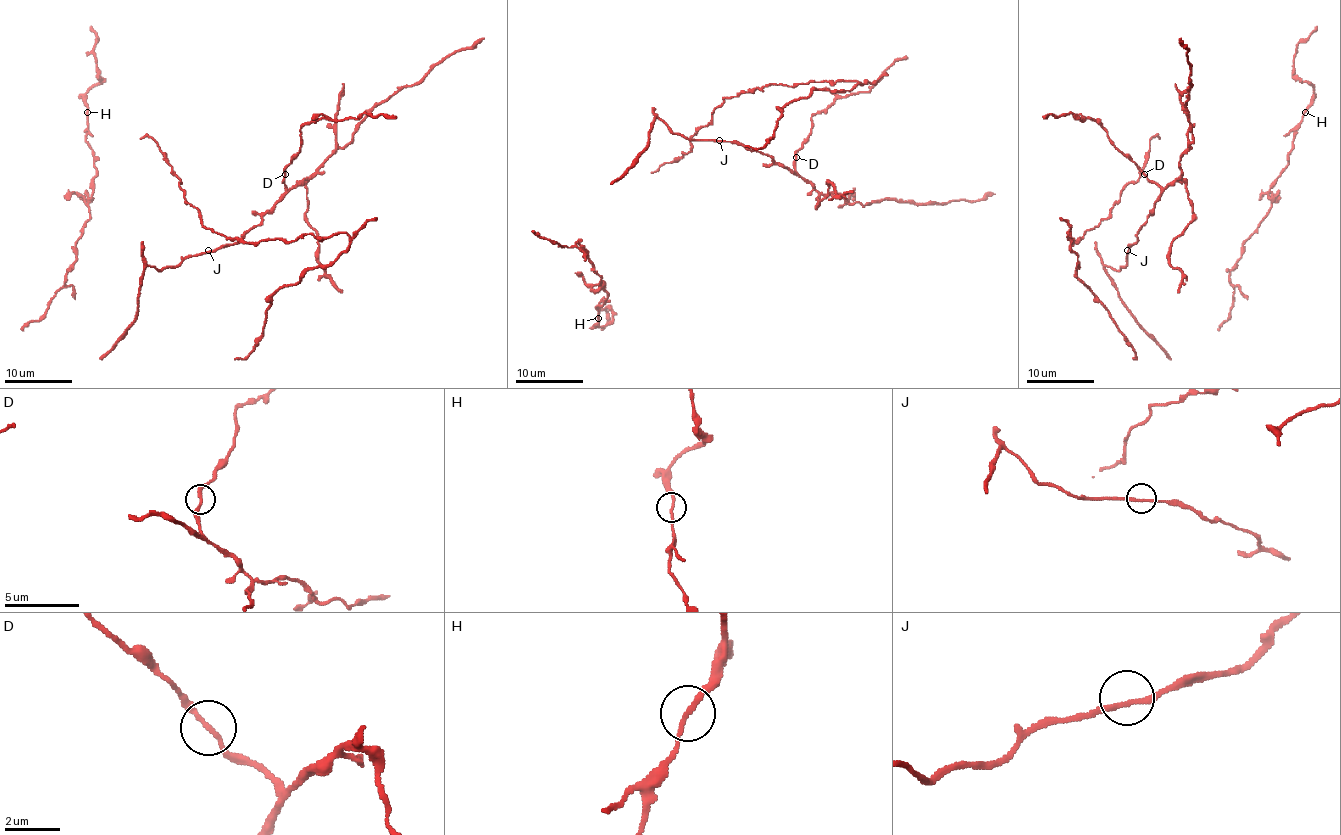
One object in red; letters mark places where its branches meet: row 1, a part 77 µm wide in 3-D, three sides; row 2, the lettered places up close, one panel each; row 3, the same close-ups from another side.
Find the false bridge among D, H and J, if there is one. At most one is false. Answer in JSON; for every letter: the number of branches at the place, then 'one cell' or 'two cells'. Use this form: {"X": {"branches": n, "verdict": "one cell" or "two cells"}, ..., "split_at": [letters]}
{"D": {"branches": 2, "verdict": "one cell"}, "H": {"branches": 2, "verdict": "one cell"}, "J": {"branches": 2, "verdict": "one cell"}, "split_at": []}

